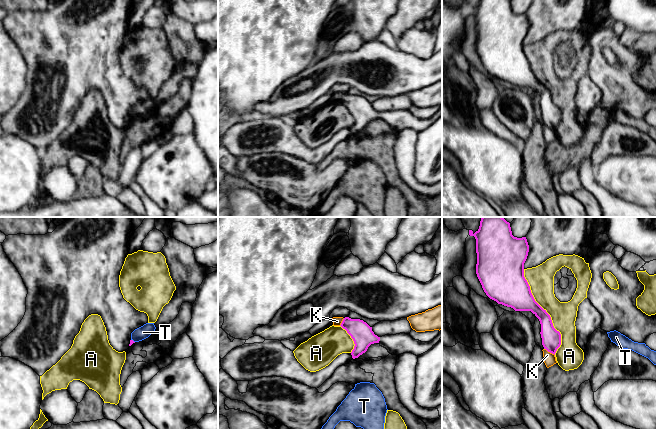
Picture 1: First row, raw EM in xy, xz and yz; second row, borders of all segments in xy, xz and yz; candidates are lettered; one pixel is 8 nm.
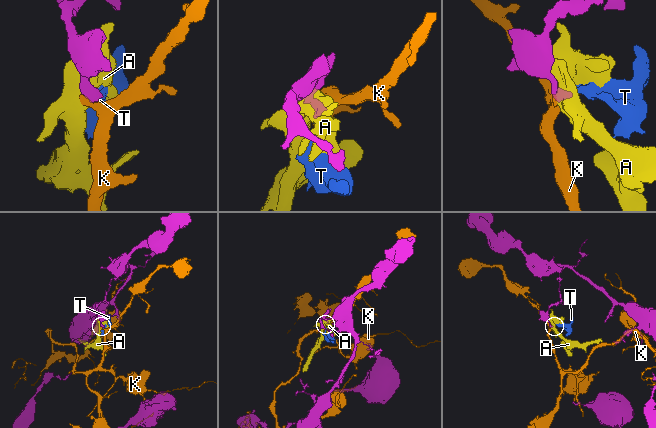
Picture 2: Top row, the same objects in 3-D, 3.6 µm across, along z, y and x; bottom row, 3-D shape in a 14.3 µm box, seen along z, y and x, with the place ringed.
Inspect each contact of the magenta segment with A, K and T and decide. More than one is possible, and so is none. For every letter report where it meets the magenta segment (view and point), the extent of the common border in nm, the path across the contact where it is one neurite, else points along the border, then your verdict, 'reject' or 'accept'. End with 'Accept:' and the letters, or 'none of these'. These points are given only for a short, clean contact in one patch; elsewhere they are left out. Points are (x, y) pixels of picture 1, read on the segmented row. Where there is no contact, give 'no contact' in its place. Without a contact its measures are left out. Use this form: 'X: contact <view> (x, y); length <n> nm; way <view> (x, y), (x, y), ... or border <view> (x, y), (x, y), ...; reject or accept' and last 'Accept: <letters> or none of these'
A: contact yz (546, 312); length 750 nm; reject
K: contact yz (549, 351); length 110 nm; reject
T: contact xy (133, 341); length 40 nm; border xy (131, 339), (134, 342); reject
Accept: none of these

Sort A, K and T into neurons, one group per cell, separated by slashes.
A / K / T

